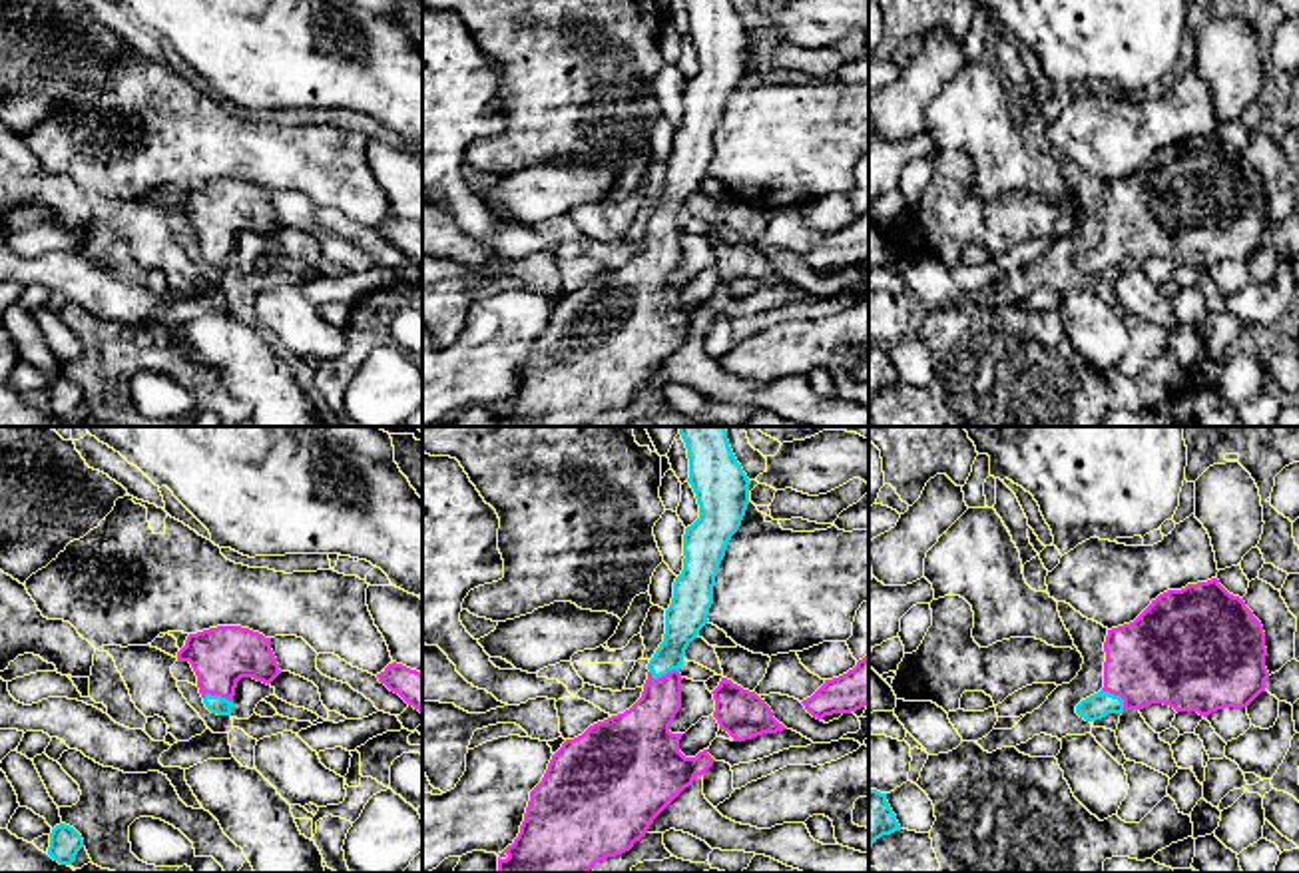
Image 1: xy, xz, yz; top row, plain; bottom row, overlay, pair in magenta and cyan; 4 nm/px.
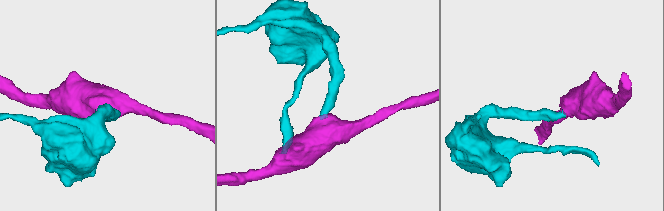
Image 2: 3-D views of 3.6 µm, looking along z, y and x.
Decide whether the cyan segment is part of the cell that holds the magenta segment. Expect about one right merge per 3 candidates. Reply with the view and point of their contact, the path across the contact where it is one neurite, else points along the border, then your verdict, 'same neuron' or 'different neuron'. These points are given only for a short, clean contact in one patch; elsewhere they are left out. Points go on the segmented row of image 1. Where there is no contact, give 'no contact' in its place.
contact xz (666, 674); way xz (642, 730), (662, 698), (666, 674), (666, 660), (684, 618); same neuron

